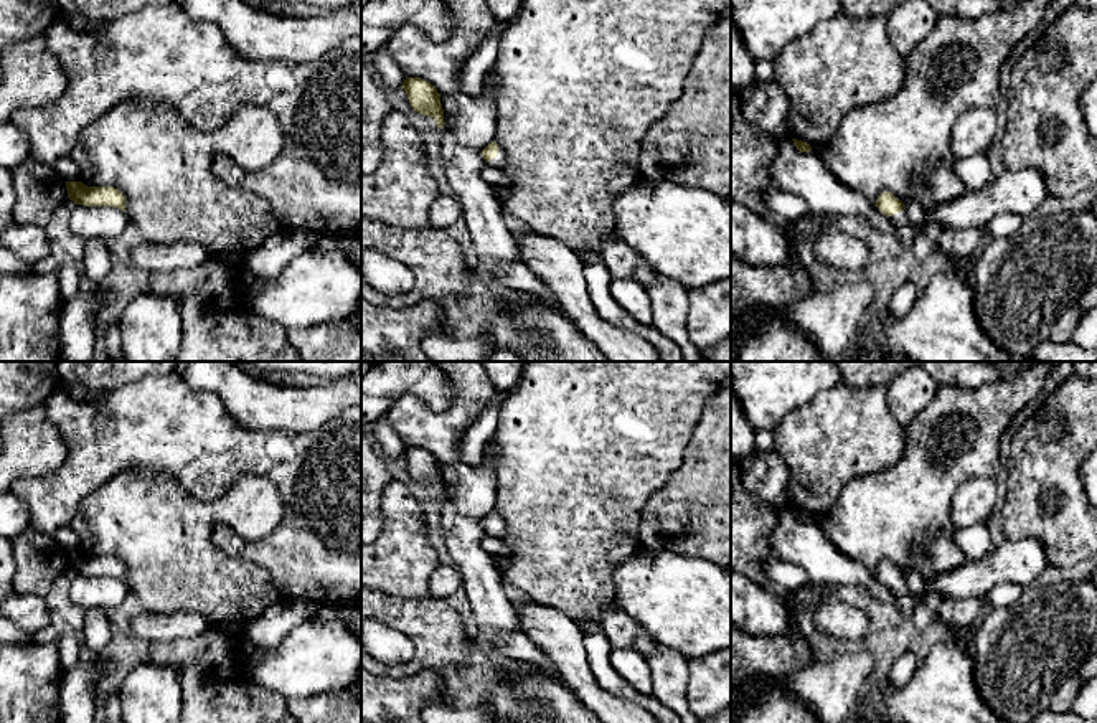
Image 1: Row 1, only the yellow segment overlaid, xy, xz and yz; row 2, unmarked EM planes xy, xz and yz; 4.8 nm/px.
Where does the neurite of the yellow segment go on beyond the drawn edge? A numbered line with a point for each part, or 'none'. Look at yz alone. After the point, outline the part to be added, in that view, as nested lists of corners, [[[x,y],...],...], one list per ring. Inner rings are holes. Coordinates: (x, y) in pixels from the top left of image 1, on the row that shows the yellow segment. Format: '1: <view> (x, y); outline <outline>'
1: yz (904, 231); outline [[[899,211],[892,216],[887,216],[887,220],[892,223],[894,236],[897,238],[901,246],[911,248],[917,234],[914,231],[914,224],[907,218],[906,211]]]

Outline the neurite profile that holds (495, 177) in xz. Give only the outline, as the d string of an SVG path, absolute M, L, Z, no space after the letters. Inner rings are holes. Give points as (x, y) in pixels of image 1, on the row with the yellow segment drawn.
M485 165L482 168L482 177L487 183L492 185L493 190L505 188L510 185L510 178L500 170L492 165Z

